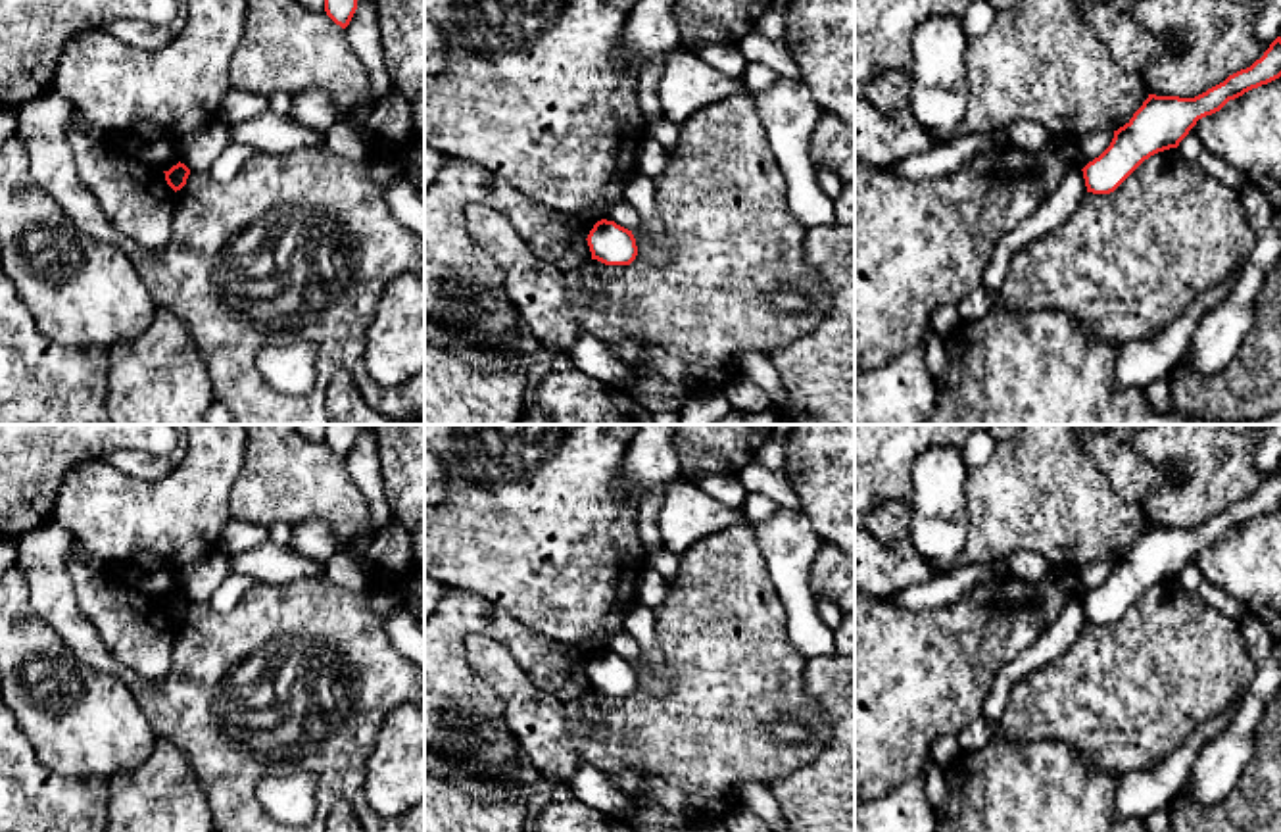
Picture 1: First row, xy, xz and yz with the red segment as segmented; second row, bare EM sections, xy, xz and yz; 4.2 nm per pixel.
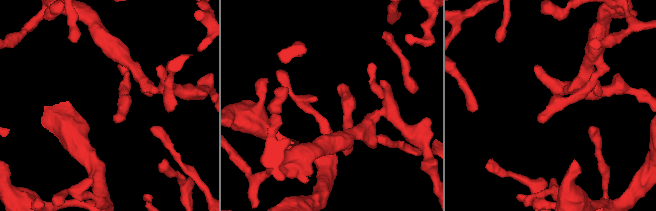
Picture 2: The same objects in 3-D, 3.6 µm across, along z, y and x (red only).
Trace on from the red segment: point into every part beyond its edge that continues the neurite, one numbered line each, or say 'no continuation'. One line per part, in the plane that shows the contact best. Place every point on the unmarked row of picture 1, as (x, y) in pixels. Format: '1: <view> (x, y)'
no continuation

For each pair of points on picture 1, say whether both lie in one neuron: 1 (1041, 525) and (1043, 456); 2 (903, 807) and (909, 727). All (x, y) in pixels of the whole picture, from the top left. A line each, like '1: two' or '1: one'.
1: one
2: two

